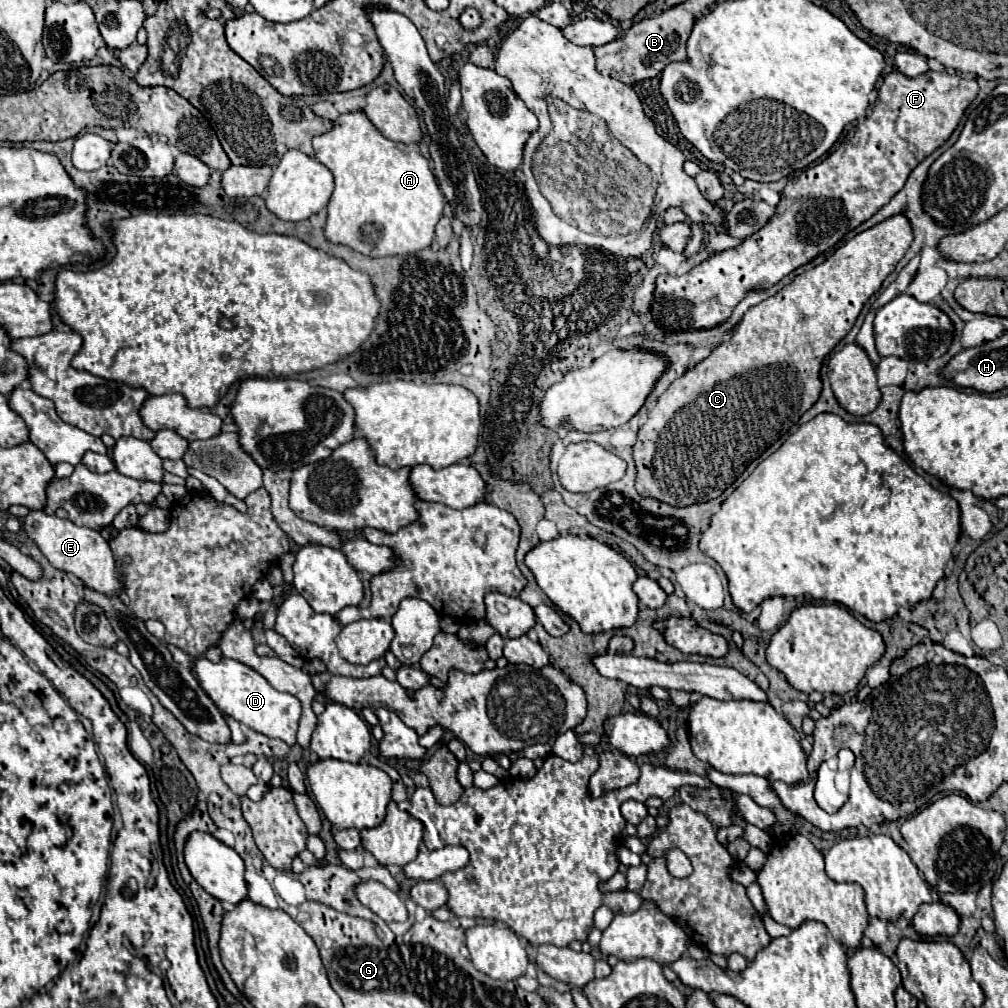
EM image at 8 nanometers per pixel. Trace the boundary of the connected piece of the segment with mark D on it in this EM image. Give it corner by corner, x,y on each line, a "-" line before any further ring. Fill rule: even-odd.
197,658
193,662
193,674
199,680
199,686
205,690
205,694
217,704
217,708
235,718
237,722
249,726
255,732
261,732
269,738
281,738
289,746
295,744
297,736
297,724
301,718
301,702
287,692
275,690
261,674
257,674
253,668
231,660
221,658
219,662
211,662
205,658

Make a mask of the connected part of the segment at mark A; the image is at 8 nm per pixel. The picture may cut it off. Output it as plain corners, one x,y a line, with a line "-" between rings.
363,112
341,114
327,134
313,140
315,158
333,172
333,194
327,204
325,238
333,244
343,244
369,258
413,254
431,246
435,238
435,224
443,216
445,198
435,182
427,158
413,146
387,140

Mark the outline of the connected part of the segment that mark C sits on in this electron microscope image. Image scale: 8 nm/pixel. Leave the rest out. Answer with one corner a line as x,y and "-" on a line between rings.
901,214
893,216
857,234
823,264
799,274
781,292
745,312
731,338
723,340
703,362
677,378
659,396
655,408
649,410
647,422
639,428
633,446
637,492
675,508
709,502
721,496
755,458
789,432
789,428
817,402
821,392
819,370
823,358
853,328
863,304
895,270
897,262
909,250
911,240
913,232
909,220

